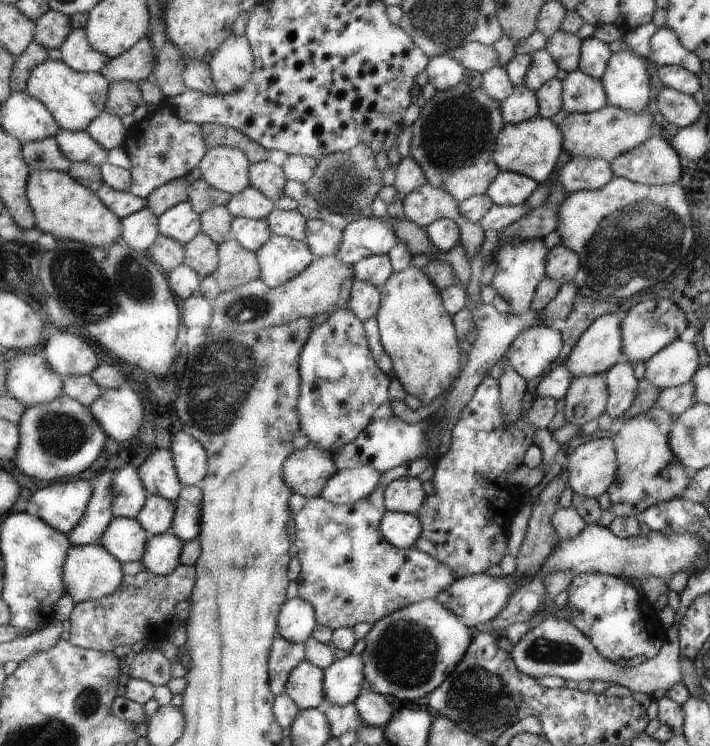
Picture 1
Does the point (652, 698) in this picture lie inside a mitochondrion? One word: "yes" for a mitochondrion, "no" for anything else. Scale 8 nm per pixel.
no

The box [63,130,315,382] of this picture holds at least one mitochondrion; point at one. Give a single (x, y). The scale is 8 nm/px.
(129, 277)

